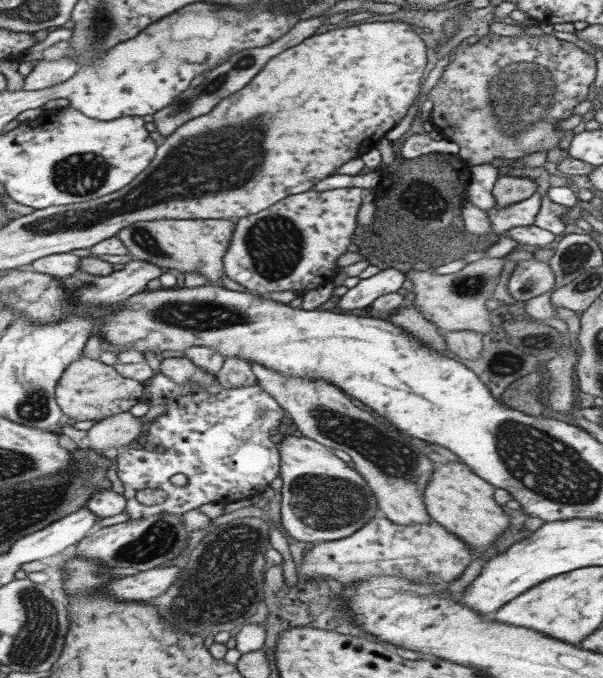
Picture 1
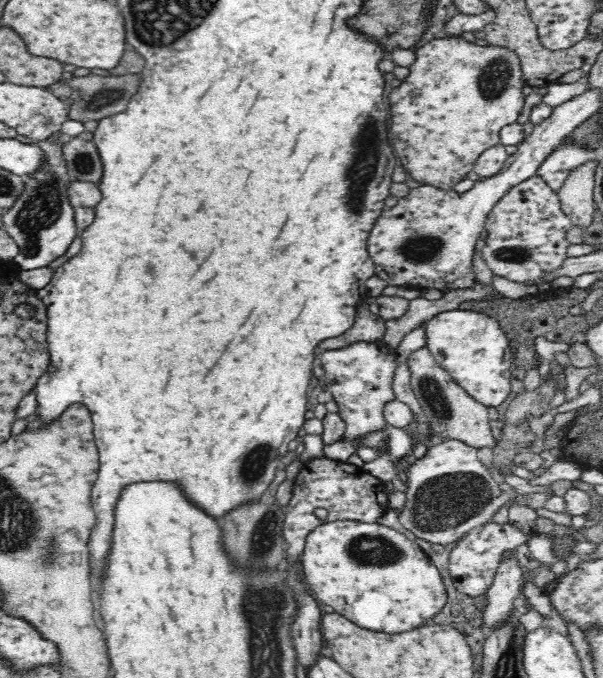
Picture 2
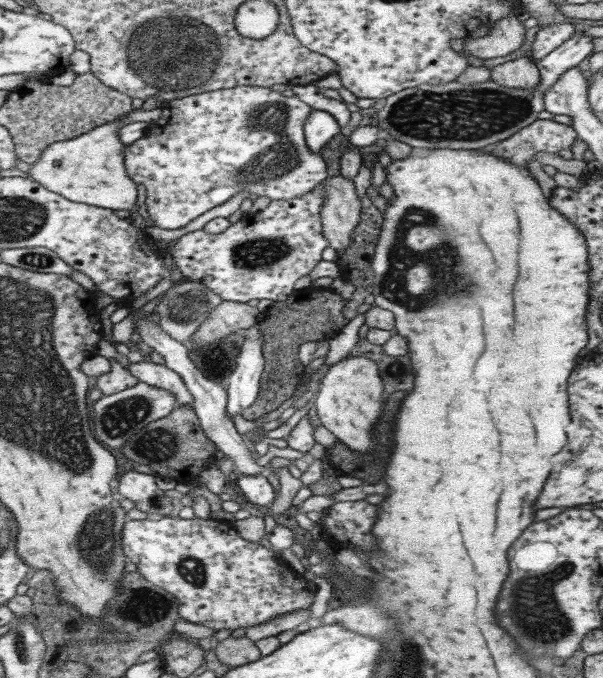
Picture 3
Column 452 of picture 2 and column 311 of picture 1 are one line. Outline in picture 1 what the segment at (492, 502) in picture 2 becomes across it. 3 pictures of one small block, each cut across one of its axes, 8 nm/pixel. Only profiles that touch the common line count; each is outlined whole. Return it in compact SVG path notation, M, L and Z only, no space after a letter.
M286 435L278 445L281 456L279 477L283 480L283 486L278 490L281 494L280 524L292 540L314 544L342 540L356 534L372 518L380 516L376 497L369 484L355 468L352 469L347 462L334 455L333 449L310 438L293 435Z

